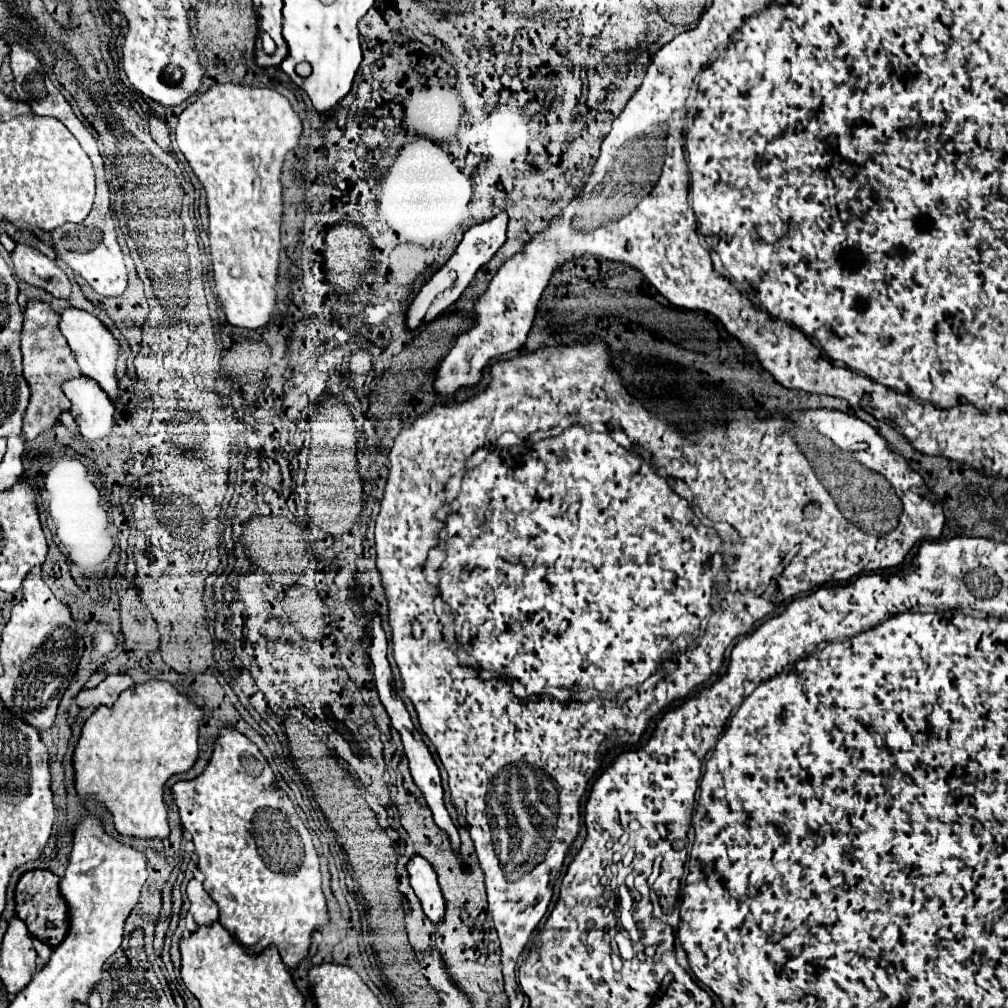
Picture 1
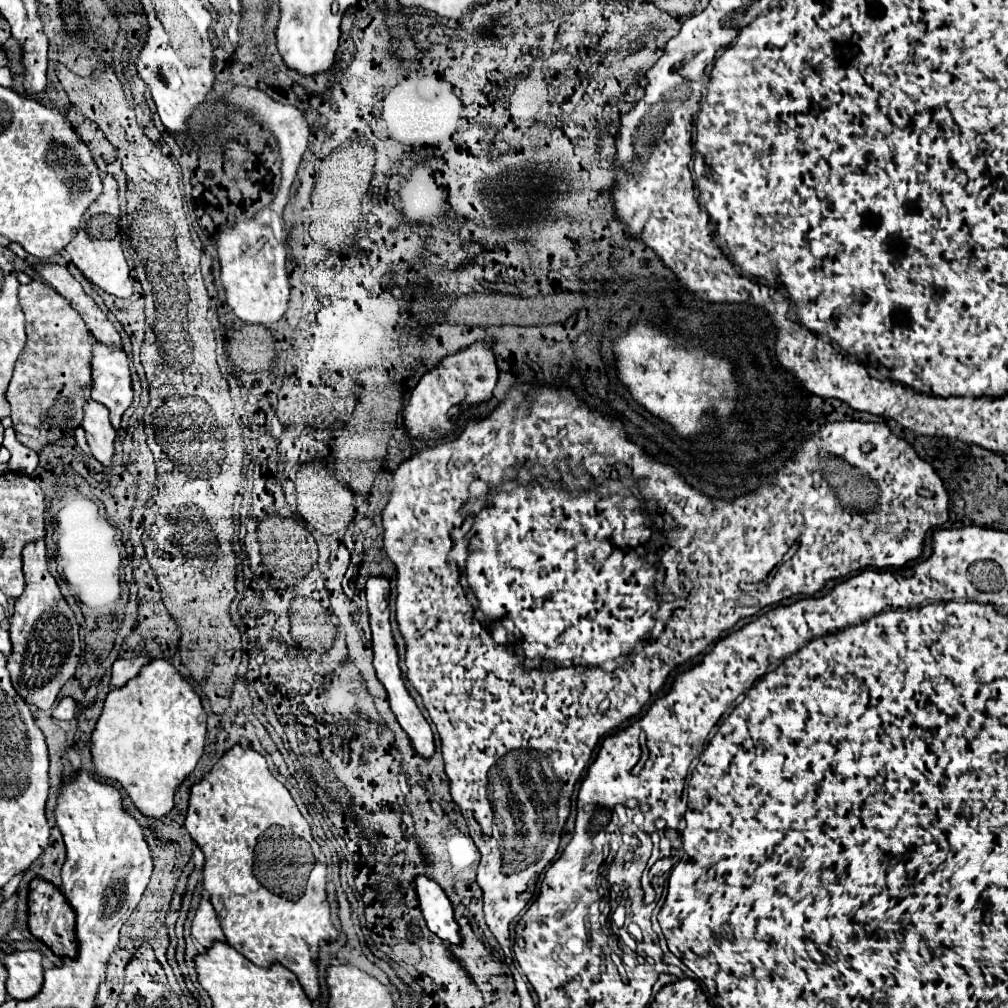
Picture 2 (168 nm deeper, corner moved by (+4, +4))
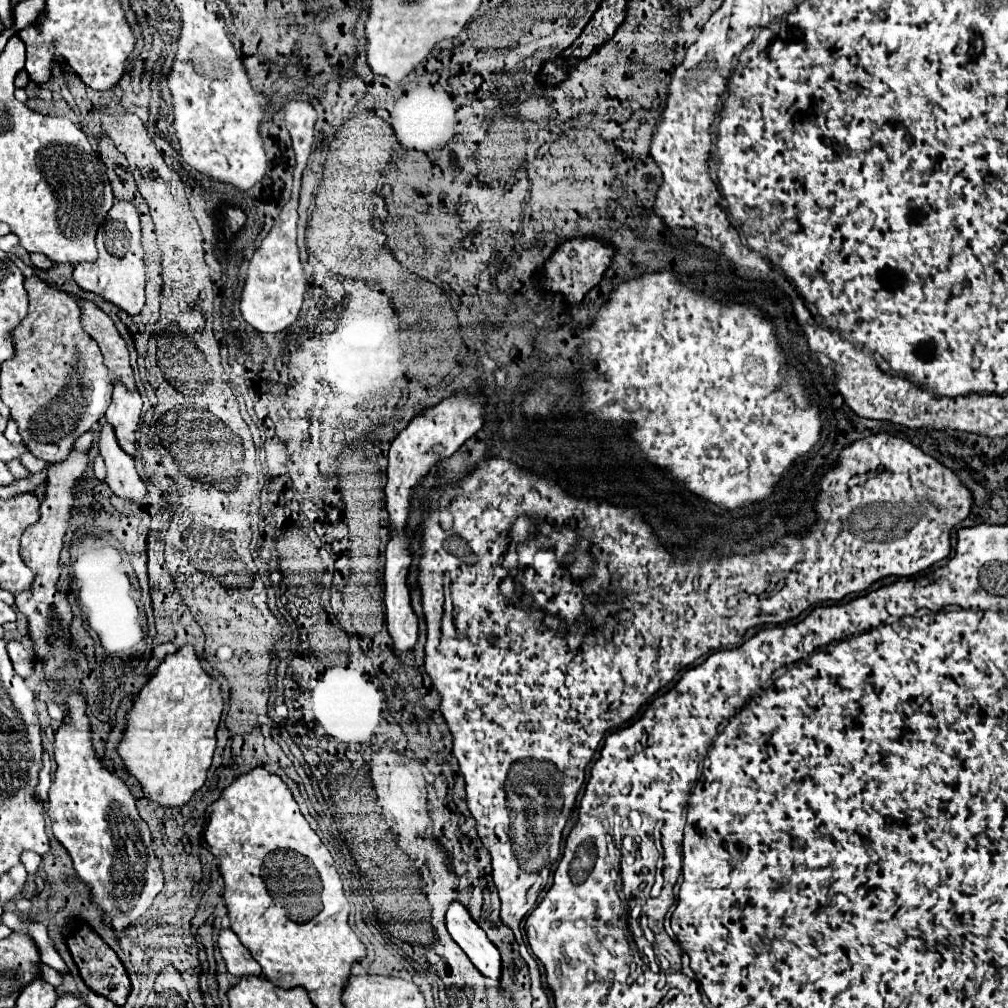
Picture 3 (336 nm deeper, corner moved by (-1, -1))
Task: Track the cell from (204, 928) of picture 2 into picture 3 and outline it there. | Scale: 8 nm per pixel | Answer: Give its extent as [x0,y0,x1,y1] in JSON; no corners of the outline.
[219,928,261,978]

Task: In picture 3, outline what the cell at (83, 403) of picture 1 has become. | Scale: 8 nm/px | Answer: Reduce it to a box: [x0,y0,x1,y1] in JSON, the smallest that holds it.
[99,422,147,504]

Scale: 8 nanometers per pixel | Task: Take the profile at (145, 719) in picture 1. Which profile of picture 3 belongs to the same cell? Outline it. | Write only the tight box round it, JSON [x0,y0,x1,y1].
[117,644,223,808]

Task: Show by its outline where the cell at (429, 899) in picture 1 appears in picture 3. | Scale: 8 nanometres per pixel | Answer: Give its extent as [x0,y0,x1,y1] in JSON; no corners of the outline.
[447,902,501,982]

